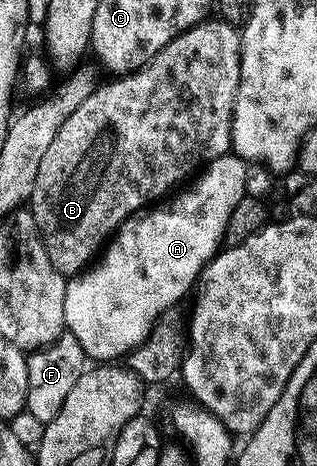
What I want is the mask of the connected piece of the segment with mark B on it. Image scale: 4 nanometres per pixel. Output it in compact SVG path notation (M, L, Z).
M219 17L207 18L168 41L156 57L137 71L98 85L63 123L40 163L28 202L42 244L61 275L73 277L85 271L124 220L165 200L207 164L231 154L241 48L242 36L237 26Z

